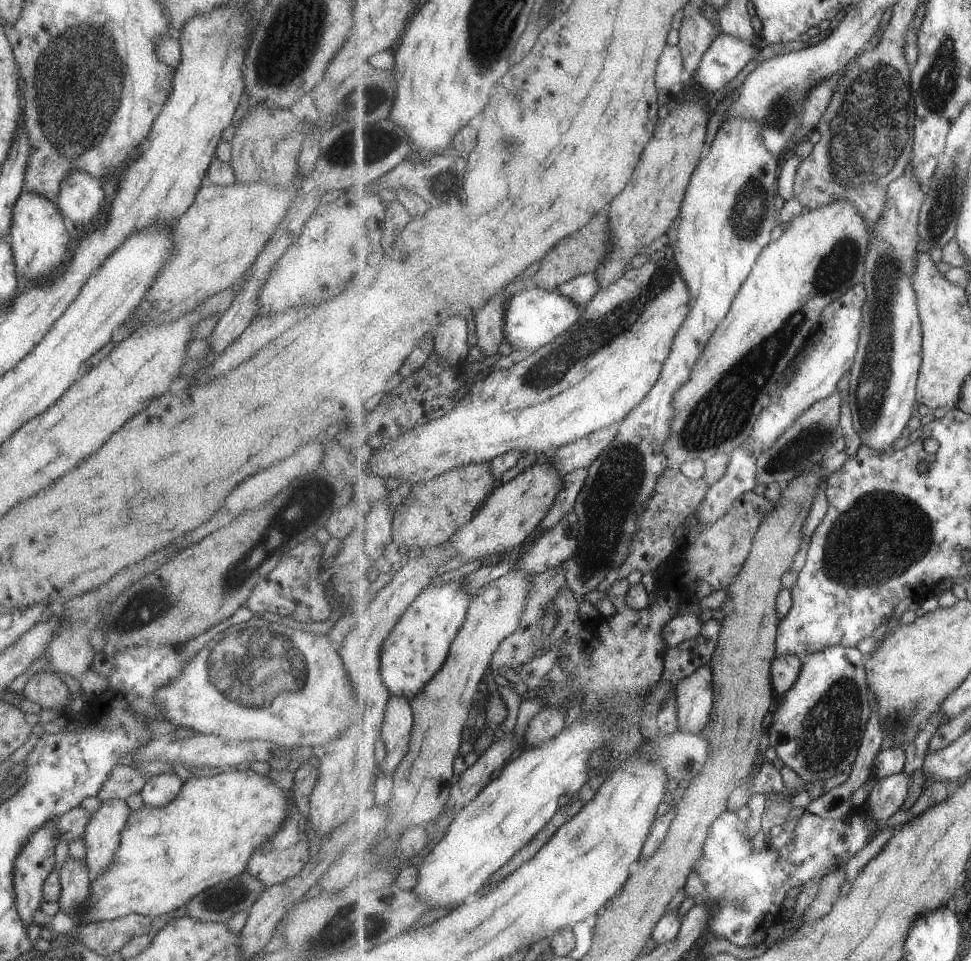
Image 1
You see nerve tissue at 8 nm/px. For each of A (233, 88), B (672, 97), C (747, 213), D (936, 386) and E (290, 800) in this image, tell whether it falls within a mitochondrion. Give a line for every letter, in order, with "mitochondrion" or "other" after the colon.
A: other
B: other
C: mitochondrion
D: other
E: other

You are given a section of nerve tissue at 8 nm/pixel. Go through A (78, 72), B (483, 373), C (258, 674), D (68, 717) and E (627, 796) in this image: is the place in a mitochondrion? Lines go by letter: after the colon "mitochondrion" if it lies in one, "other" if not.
A: mitochondrion
B: other
C: mitochondrion
D: other
E: other

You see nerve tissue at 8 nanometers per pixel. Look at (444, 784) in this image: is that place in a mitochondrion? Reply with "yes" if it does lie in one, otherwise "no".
no

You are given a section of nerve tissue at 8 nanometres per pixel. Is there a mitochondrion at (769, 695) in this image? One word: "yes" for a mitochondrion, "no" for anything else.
no

